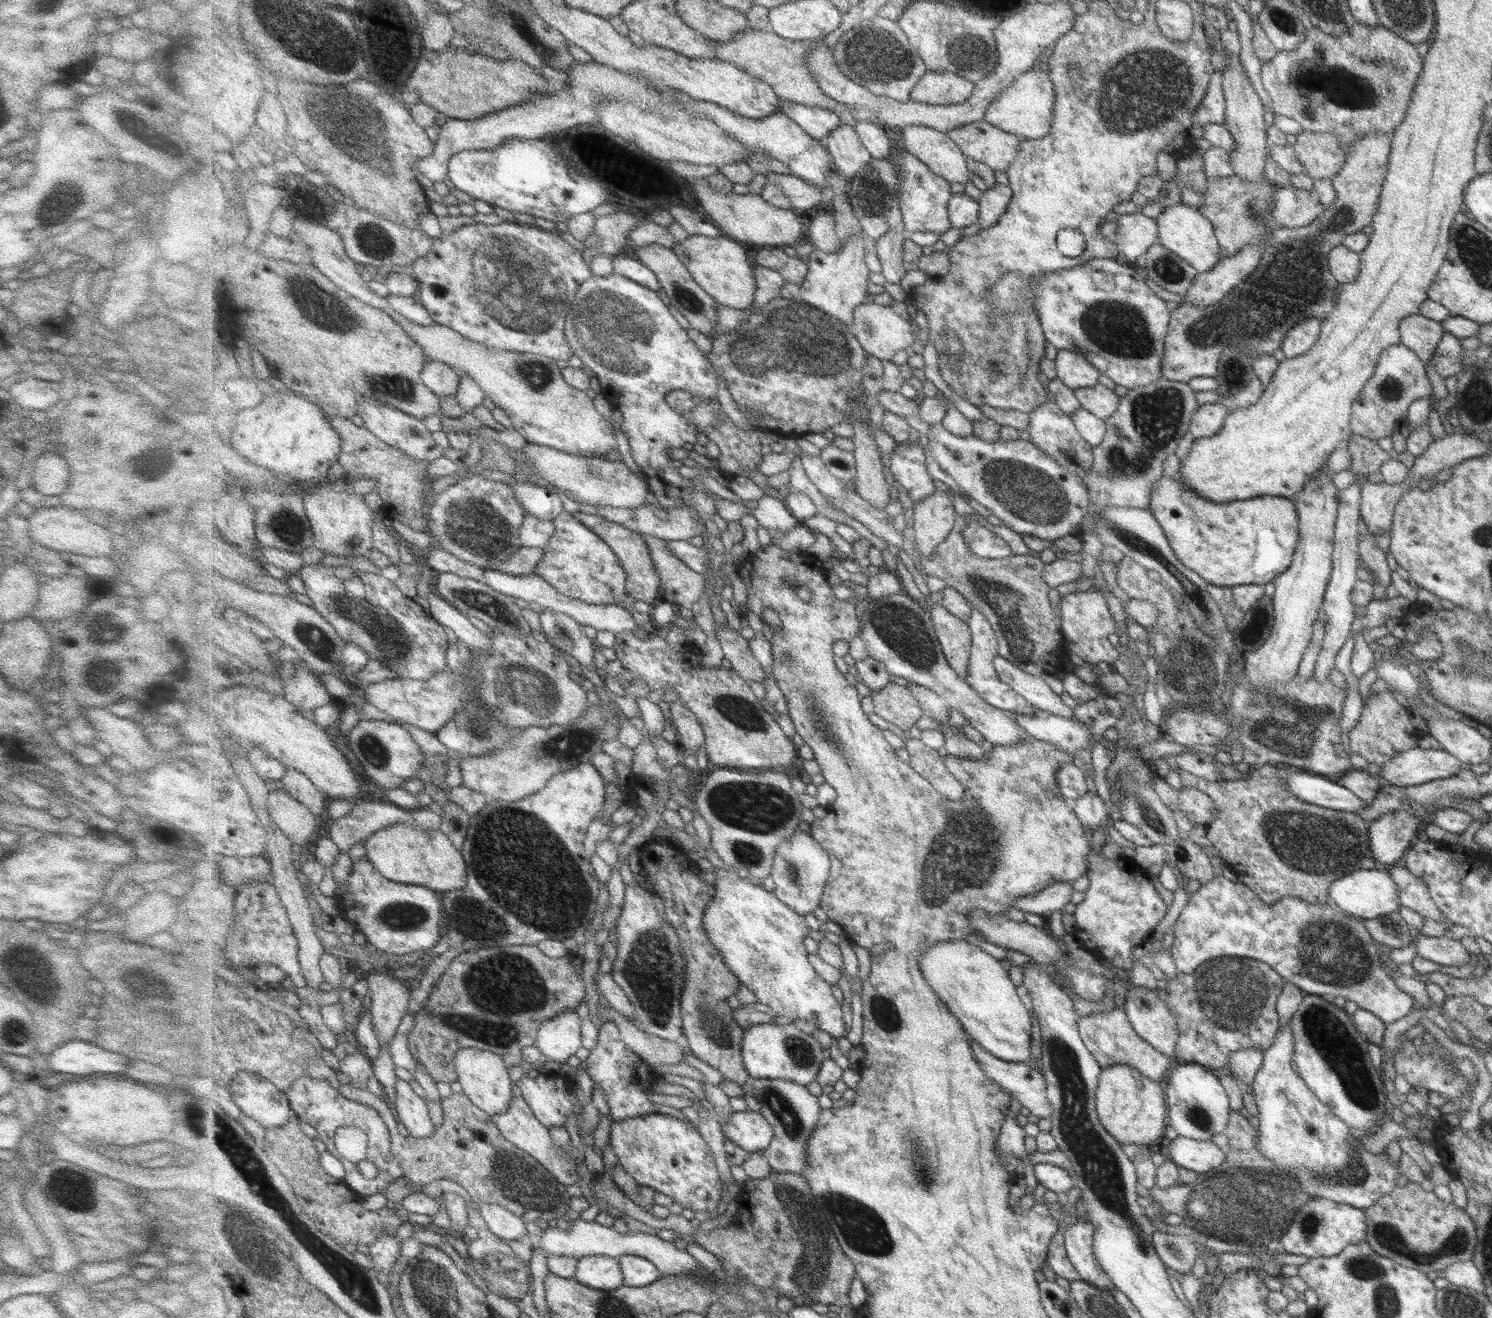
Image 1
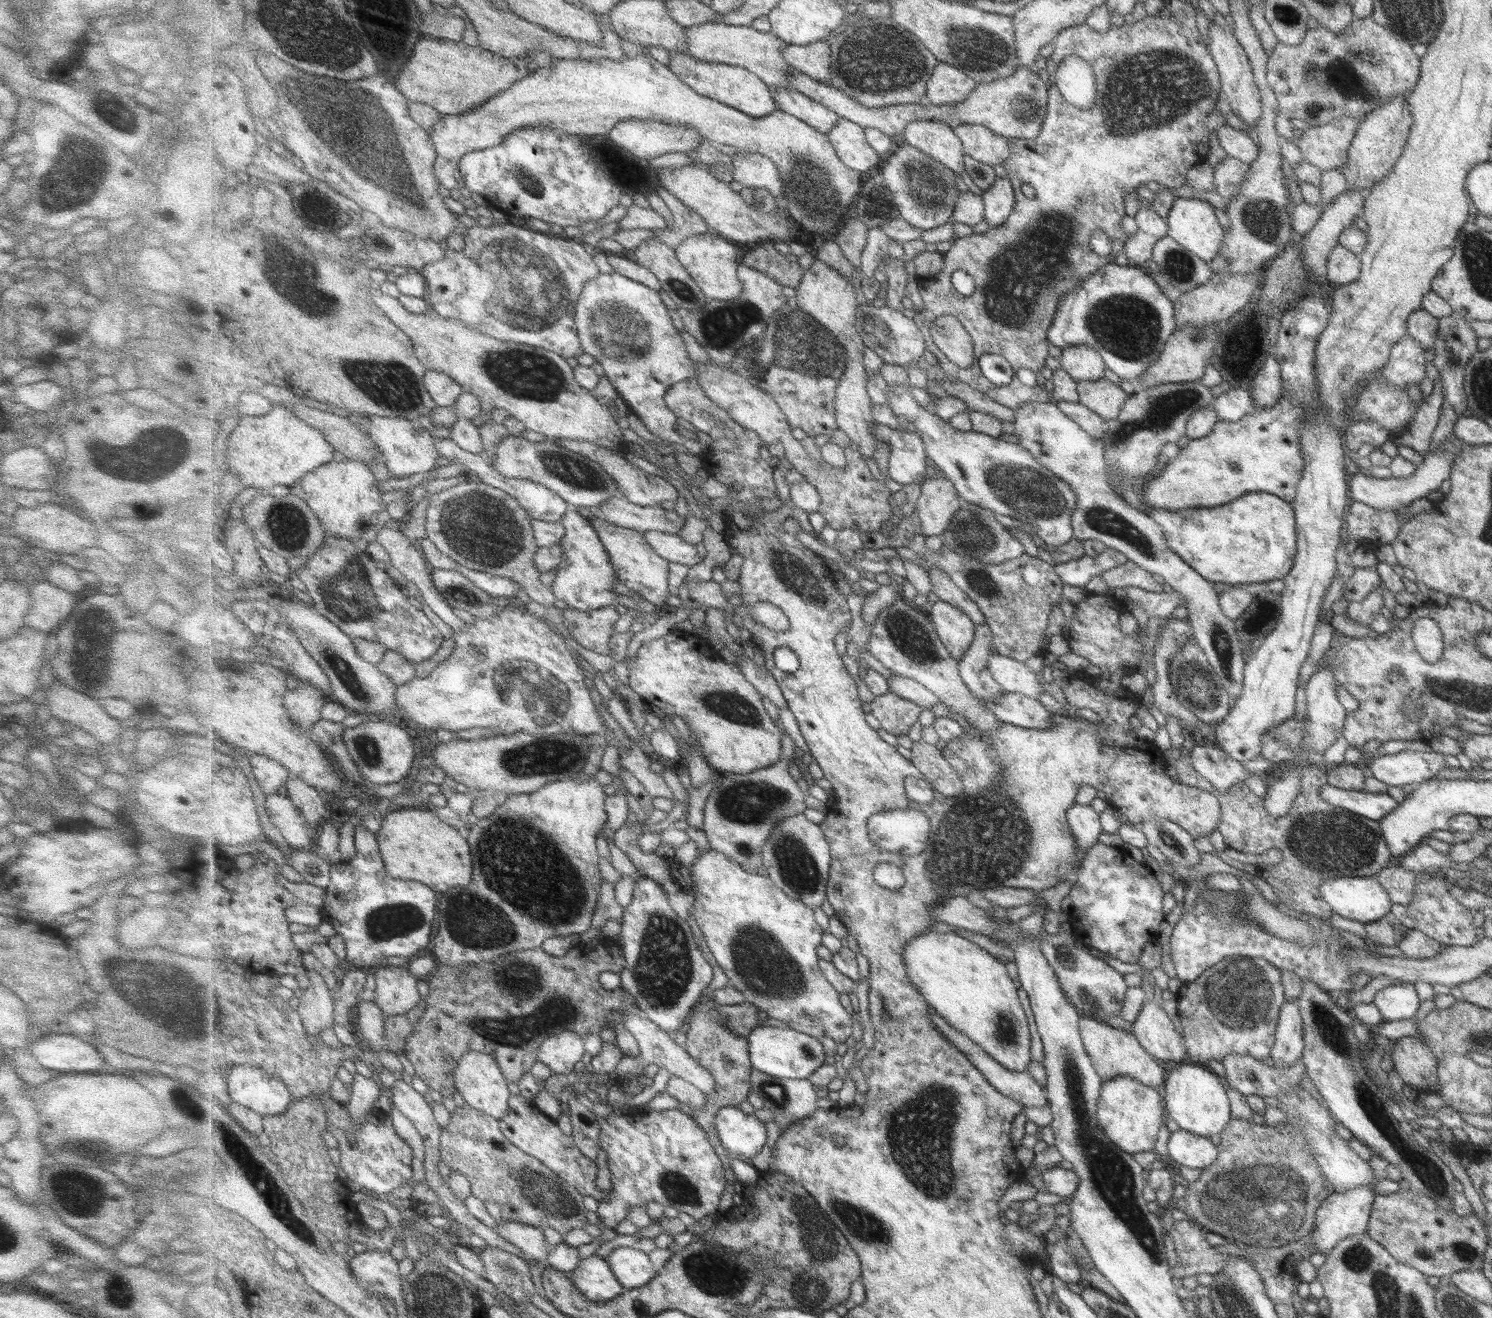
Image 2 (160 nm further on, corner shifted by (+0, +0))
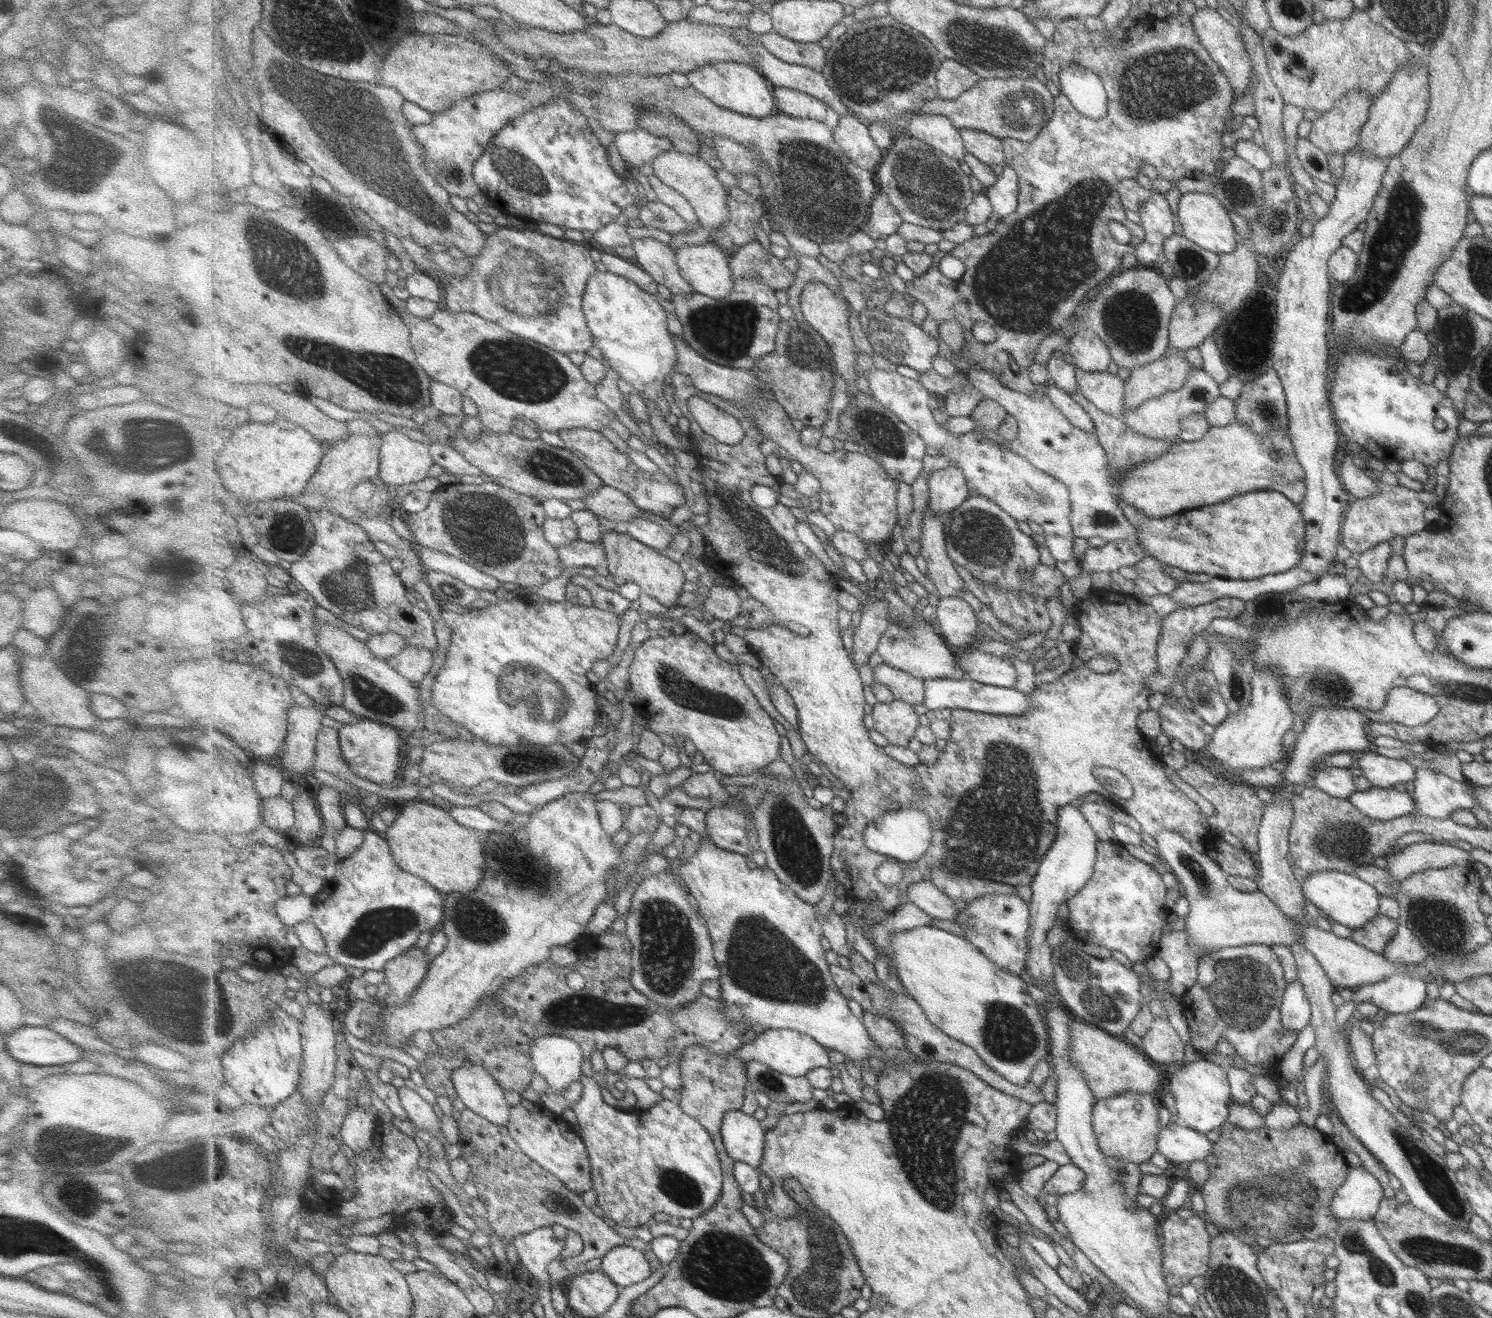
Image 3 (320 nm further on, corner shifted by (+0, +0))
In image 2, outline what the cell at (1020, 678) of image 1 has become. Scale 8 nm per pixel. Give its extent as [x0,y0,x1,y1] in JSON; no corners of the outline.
[990,653,1043,698]

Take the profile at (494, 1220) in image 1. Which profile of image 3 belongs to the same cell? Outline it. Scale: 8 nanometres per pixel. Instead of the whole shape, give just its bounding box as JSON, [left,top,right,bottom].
[513,1227,566,1302]

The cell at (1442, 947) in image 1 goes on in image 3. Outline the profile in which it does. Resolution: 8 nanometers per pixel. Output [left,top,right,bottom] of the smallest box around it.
[1382,925,1427,964]

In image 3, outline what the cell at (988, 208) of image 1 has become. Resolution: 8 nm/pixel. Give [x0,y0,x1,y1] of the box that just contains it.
[986,166,1019,219]

